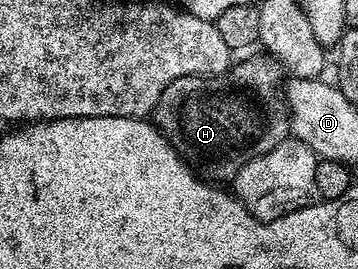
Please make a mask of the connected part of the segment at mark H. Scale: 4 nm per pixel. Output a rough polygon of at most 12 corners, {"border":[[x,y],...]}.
{"border":[[284,69],[176,78],[152,122],[207,181],[291,135]]}

